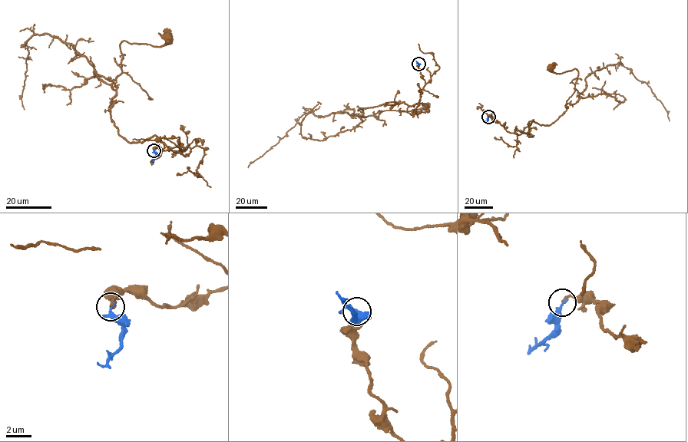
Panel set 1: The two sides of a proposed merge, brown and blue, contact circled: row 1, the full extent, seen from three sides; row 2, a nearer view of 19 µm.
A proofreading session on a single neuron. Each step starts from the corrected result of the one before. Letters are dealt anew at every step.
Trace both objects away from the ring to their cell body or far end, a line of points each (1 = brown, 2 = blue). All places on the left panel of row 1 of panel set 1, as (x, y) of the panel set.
1: (153, 150), (189, 154), (153, 135), (119, 136), (112, 82), (120, 44), (161, 47), (167, 37)
2: (153, 150), (156, 156), (151, 160)

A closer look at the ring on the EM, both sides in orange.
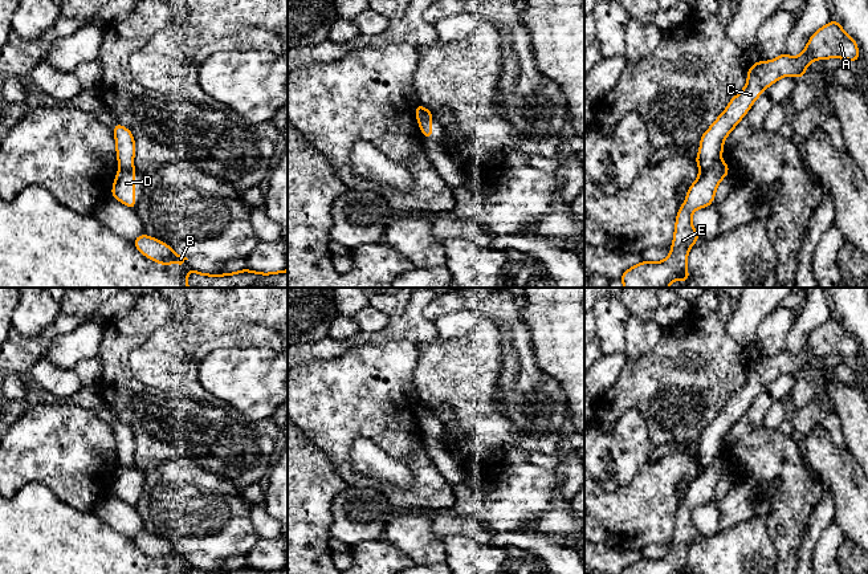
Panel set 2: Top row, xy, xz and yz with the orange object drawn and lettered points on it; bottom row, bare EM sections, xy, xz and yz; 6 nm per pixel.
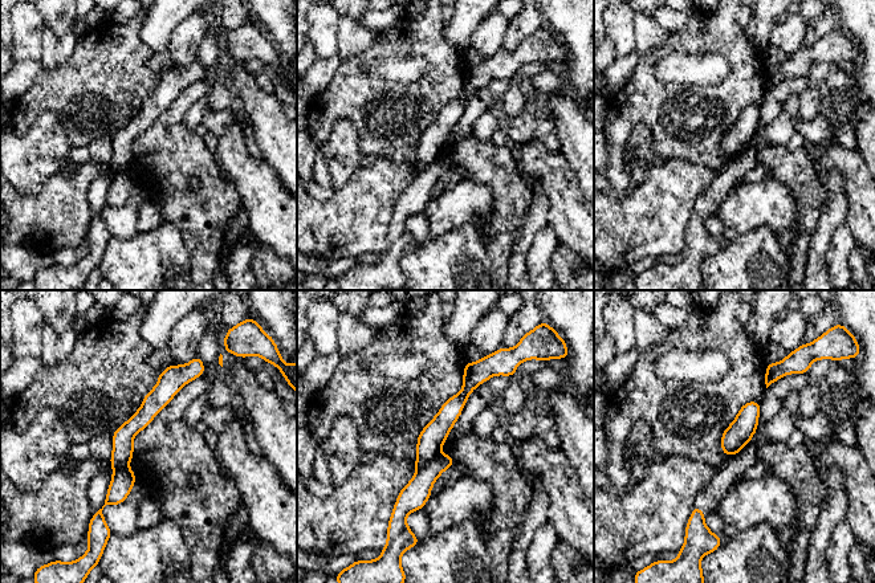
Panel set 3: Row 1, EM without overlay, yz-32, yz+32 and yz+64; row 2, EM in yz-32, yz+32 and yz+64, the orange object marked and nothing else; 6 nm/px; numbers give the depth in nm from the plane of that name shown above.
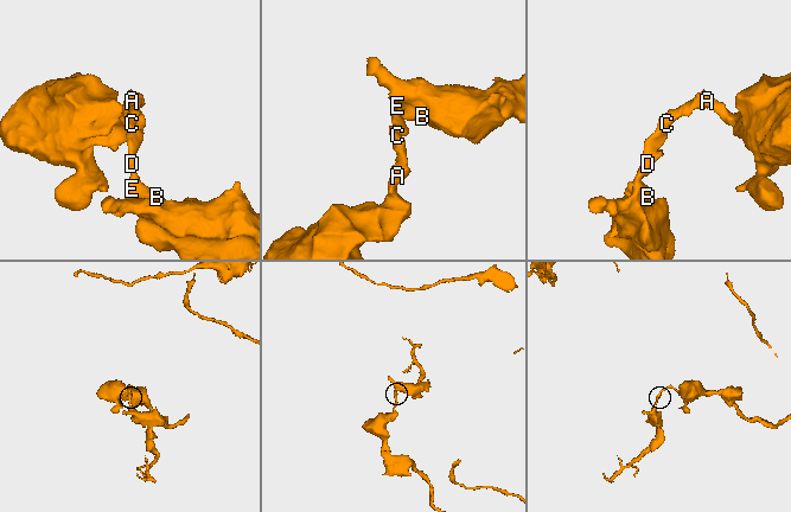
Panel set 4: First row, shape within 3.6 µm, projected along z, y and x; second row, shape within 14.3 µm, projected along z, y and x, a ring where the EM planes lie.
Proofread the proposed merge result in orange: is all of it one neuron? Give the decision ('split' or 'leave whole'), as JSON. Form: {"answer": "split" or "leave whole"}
{"answer": "split"}

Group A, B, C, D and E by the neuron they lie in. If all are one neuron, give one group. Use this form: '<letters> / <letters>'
A C / B D E

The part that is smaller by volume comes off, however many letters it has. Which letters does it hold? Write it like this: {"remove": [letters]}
{"remove": ["B", "D", "E"]}

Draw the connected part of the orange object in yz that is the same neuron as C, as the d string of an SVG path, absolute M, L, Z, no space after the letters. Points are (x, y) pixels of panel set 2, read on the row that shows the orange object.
M831 20L810 37L804 50L791 57L782 53L771 61L757 61L747 69L746 86L728 103L714 123L705 130L700 139L696 163L700 171L716 166L722 156L724 141L750 110L765 89L786 76L799 78L806 76L807 66L815 60L841 58L859 61L859 46L841 25Z

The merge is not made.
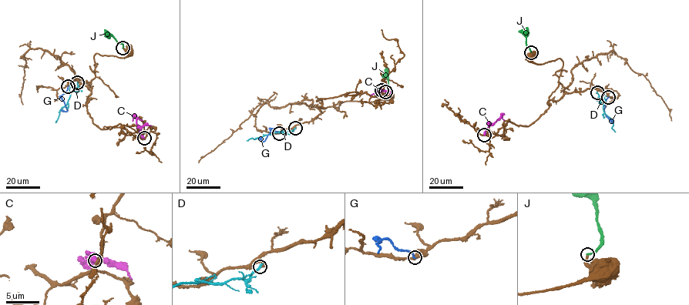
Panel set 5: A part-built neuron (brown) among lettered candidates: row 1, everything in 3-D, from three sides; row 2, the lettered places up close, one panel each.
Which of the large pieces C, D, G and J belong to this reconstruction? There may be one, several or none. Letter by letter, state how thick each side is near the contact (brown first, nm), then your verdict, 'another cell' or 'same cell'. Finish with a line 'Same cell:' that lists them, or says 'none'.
C: 360/600 nm | another cell
D: 130/300 nm | another cell
G: 500/200 nm | another cell
J: 280/240 nm | another cell
Same cell: none

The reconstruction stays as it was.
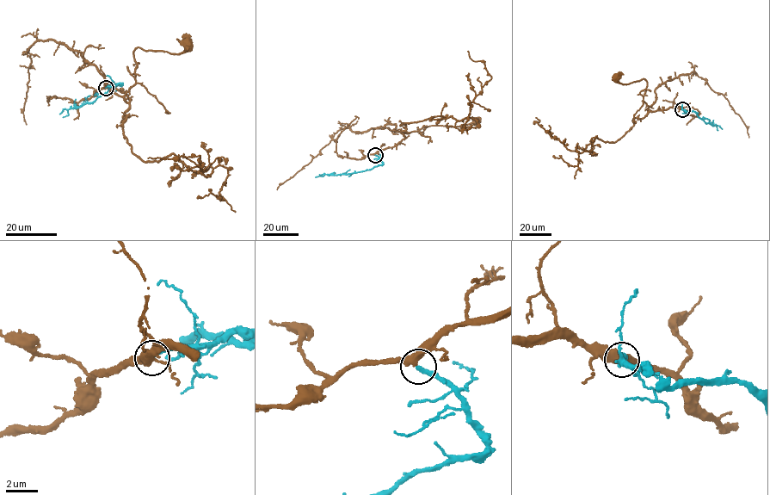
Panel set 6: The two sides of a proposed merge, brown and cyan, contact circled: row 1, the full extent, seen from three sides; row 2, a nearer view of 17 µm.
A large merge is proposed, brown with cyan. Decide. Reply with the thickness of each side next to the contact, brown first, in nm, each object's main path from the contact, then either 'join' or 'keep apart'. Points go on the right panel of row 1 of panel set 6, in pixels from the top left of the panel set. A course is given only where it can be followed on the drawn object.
440/280 nm | brown via (681, 109), (676, 107), (648, 112), (640, 93), (646, 86), (646, 80), (643, 78), (623, 84), (615, 77) | cyan via (681, 109), (692, 110), (705, 122), (722, 129) | join

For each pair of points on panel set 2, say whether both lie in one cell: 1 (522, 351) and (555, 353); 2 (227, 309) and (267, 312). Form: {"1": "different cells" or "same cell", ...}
{"1": "different cells", "2": "same cell"}

